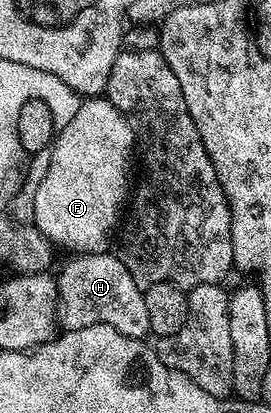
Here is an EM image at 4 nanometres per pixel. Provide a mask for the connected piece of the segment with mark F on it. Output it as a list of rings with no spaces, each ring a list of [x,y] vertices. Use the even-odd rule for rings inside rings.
[[[86,99],[83,100],[82,106],[78,110],[75,116],[73,116],[72,121],[68,123],[63,129],[57,130],[56,136],[52,142],[52,148],[49,150],[48,158],[50,157],[50,162],[46,165],[46,174],[42,177],[42,182],[34,189],[34,217],[32,217],[33,224],[37,225],[38,229],[53,241],[55,246],[61,247],[62,245],[66,249],[74,249],[75,254],[79,253],[96,253],[103,248],[102,245],[106,241],[106,236],[115,229],[119,224],[120,218],[124,213],[124,206],[128,201],[128,194],[132,189],[132,181],[130,185],[130,153],[135,152],[136,142],[134,140],[134,130],[130,128],[128,122],[126,122],[126,116],[121,113],[120,110],[116,108],[111,101],[105,99]]]

